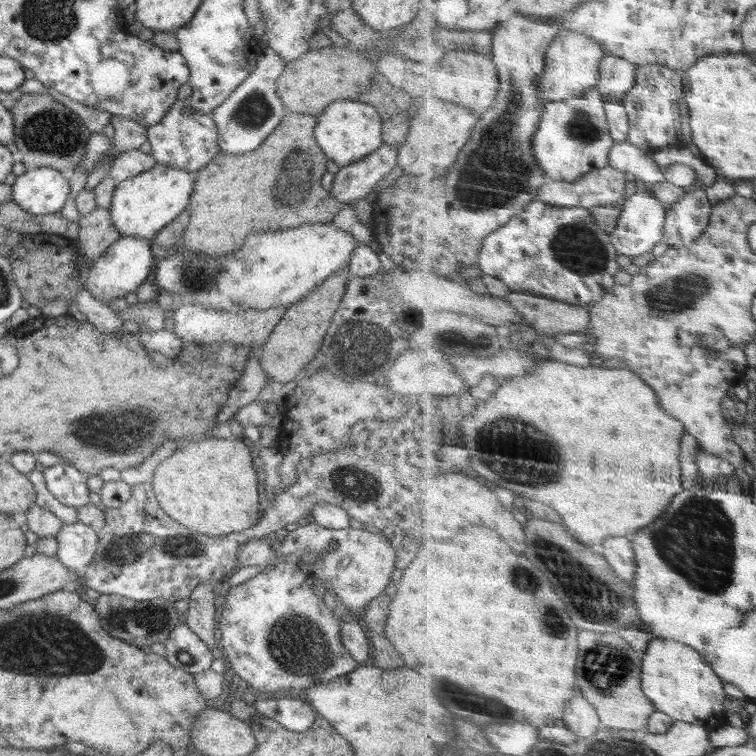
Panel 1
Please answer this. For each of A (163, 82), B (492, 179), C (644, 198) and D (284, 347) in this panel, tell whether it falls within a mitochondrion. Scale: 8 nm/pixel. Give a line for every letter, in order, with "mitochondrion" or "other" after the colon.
A: other
B: mitochondrion
C: other
D: other

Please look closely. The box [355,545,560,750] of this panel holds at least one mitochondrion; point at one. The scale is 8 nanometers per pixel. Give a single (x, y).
(521, 576)

